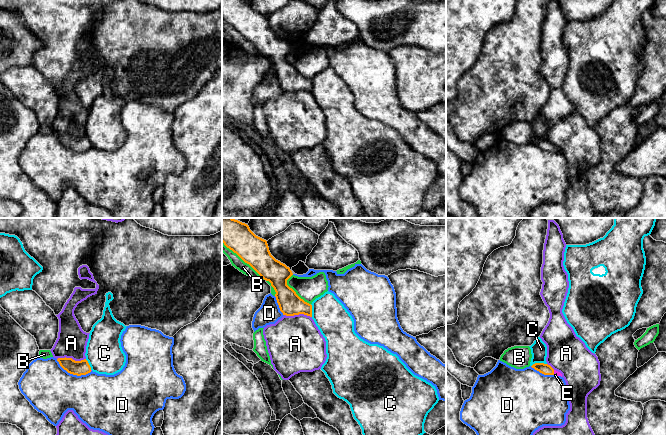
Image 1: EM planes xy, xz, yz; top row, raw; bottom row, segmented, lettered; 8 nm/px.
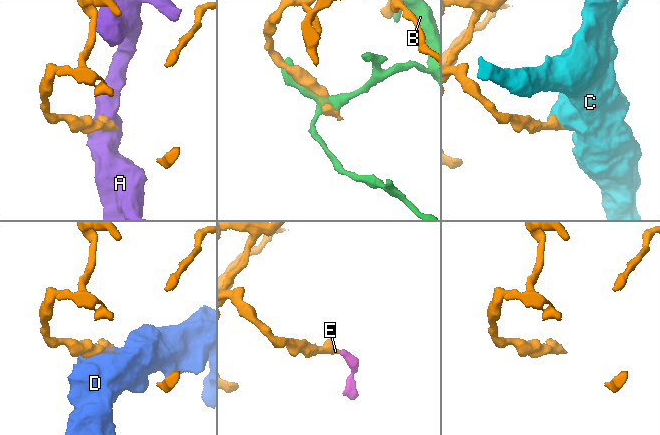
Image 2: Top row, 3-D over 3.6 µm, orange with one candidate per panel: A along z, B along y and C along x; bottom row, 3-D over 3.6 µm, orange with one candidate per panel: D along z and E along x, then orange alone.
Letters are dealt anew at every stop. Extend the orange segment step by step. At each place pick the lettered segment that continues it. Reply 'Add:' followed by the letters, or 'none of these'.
Add: E

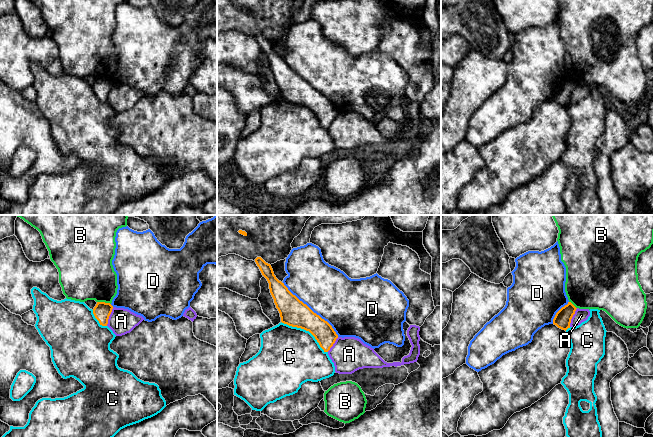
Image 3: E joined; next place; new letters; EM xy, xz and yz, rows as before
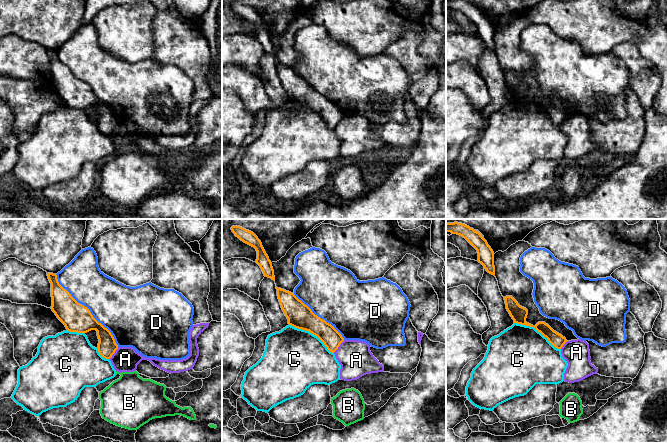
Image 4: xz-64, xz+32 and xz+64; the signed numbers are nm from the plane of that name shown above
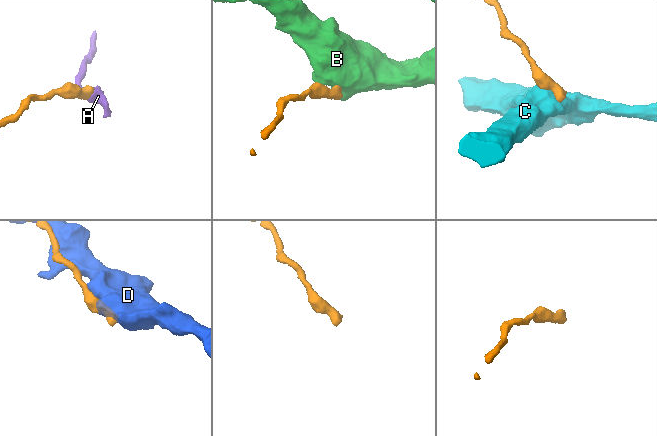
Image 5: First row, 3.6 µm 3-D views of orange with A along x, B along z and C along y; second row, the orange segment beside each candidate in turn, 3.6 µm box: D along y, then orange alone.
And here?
Add: none of these

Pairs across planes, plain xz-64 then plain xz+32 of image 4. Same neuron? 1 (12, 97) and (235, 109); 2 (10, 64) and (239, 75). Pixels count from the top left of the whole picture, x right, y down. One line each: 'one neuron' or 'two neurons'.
1: two neurons
2: two neurons

